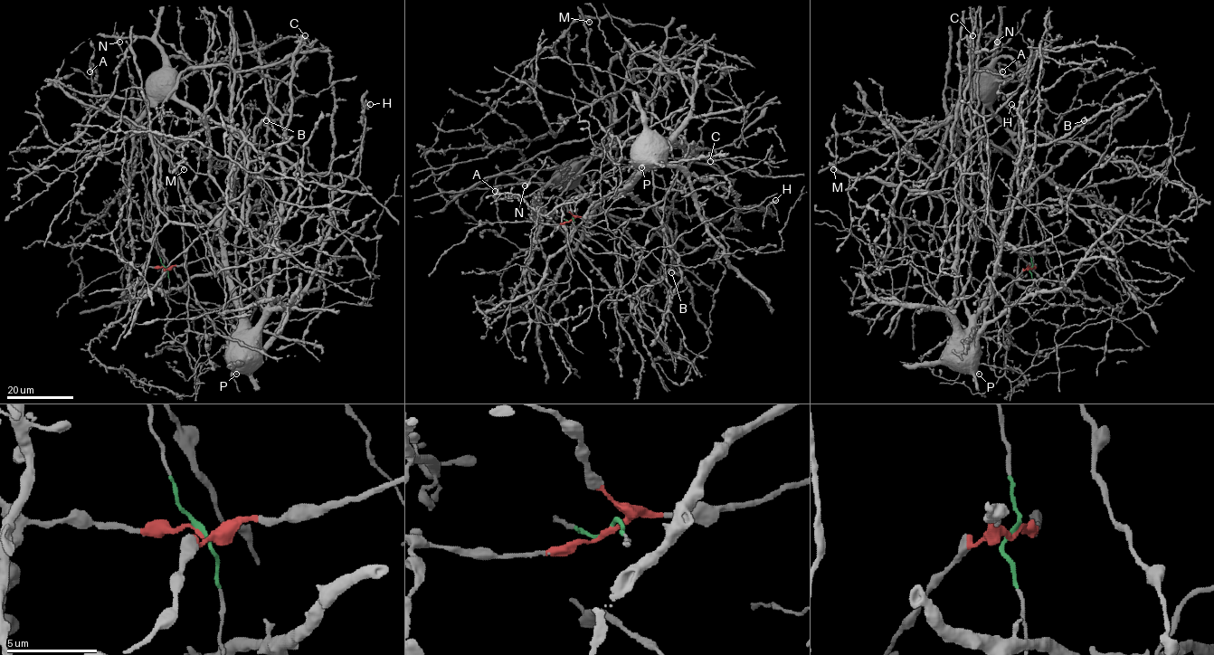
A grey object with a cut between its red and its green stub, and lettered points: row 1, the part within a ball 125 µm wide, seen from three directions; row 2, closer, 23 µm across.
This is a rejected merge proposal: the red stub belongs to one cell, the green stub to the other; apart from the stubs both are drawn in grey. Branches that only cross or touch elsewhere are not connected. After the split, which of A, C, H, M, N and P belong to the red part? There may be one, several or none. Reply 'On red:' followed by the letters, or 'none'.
On red: A, C, H, P

